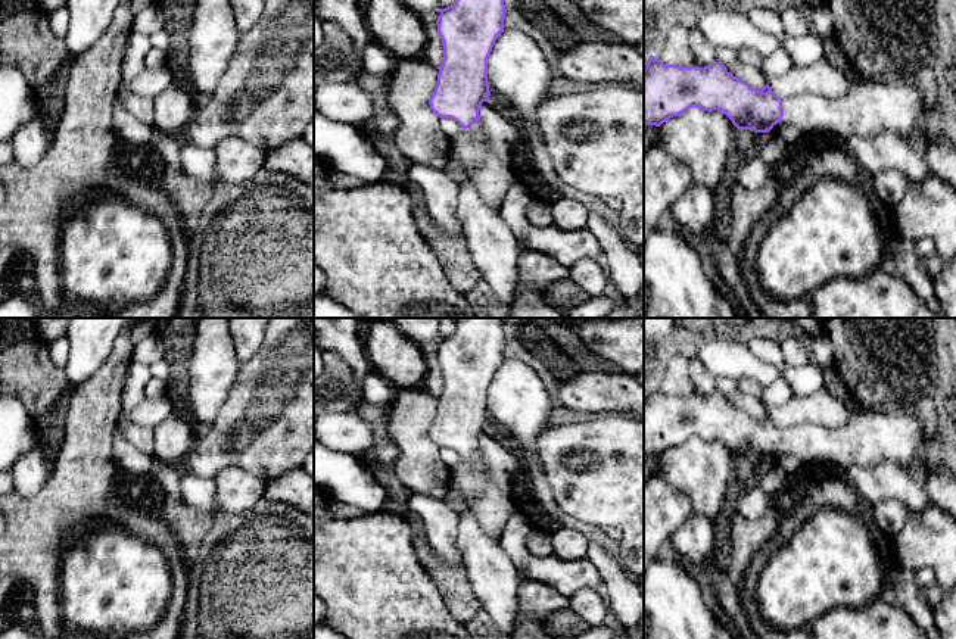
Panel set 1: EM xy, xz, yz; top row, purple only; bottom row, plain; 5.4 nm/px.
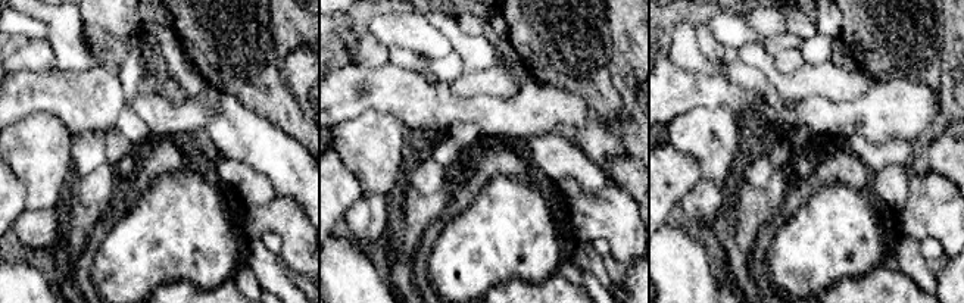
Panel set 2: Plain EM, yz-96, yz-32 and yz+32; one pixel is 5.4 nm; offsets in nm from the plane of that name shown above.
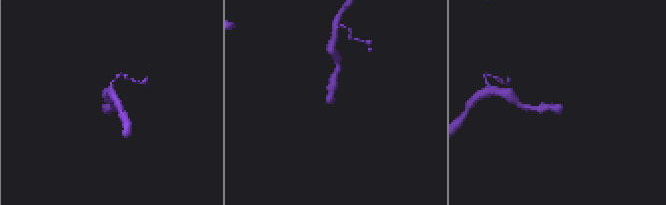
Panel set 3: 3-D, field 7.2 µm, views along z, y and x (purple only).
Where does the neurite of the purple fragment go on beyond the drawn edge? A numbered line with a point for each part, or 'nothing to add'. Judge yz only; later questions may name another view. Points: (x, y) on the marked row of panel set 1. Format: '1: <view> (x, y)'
1: yz (869, 108)

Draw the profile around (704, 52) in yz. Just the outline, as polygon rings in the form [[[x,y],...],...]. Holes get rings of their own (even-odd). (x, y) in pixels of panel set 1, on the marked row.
[[[692,21],[689,24],[689,47],[700,66],[707,66],[716,62],[719,49],[706,38]]]

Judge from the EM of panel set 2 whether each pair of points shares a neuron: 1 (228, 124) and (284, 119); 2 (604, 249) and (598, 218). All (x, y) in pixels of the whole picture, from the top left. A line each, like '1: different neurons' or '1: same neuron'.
1: different neurons
2: different neurons

